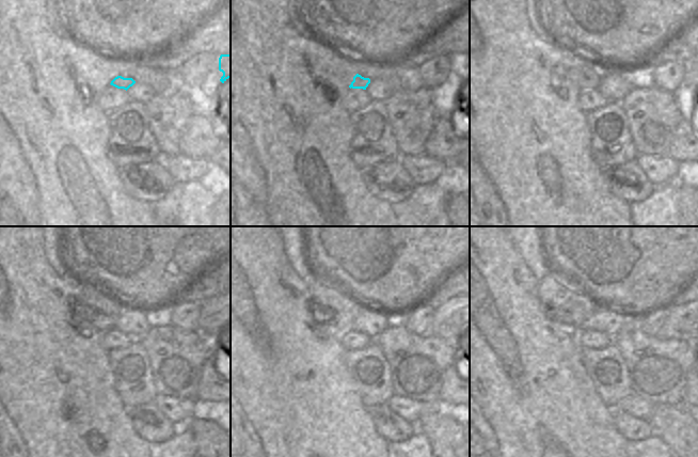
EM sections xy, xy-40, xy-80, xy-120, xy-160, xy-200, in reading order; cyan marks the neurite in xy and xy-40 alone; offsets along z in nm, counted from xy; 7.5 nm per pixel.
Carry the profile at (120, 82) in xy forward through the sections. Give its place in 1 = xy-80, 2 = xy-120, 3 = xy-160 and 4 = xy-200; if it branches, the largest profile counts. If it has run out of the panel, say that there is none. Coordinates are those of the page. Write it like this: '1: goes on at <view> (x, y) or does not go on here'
1: goes on at xy-80 (587, 78)
2: goes on at xy-120 (104, 310)
3: goes on at xy-160 (338, 309)
4: goes on at xy-200 (566, 304)

